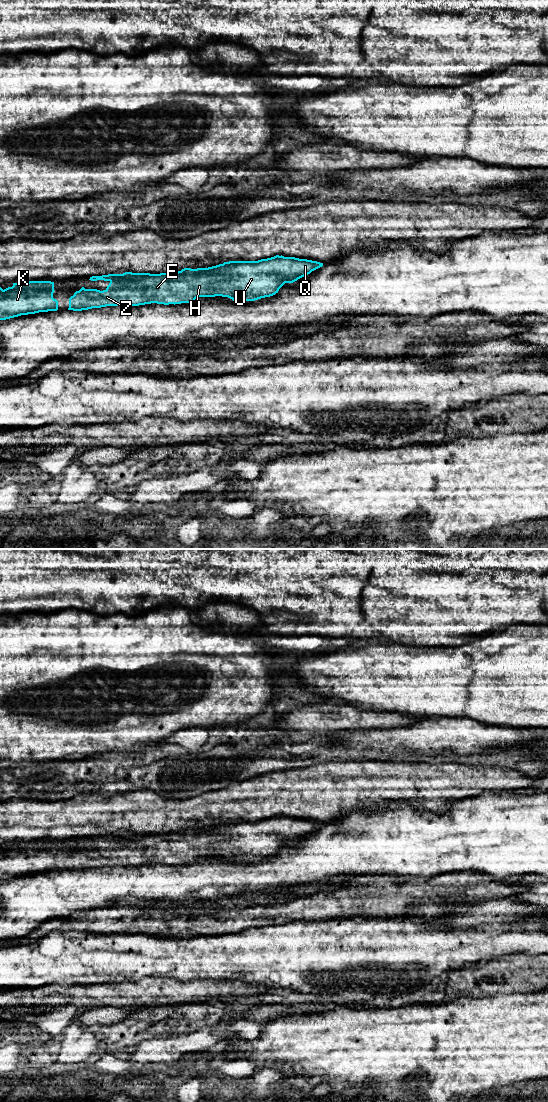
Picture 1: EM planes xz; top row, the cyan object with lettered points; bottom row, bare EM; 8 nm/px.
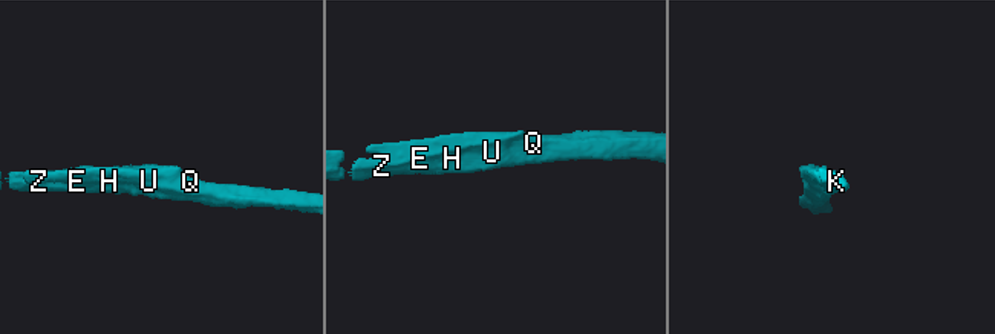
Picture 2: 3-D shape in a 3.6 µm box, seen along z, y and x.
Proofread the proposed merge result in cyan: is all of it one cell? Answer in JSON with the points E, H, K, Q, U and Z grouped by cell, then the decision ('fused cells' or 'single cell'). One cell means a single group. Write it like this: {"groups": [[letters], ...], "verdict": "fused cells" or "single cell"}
{"groups": [["E", "H", "K", "Q", "U", "Z"]], "verdict": "single cell"}

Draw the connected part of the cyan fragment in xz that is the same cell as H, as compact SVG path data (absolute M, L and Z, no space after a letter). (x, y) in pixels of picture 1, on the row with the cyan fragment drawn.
M276 255L258 261L229 261L208 268L184 268L172 273L132 273L92 276L89 280L109 281L103 291L82 287L69 298L68 310L82 311L106 306L139 306L151 303L194 303L198 297L228 297L233 301L255 301L278 293L285 283L293 283L323 266L323 263Z

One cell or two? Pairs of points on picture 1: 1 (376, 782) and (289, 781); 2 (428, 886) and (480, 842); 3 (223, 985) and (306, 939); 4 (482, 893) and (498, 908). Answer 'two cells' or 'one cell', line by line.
1: one cell
2: two cells
3: two cells
4: two cells

